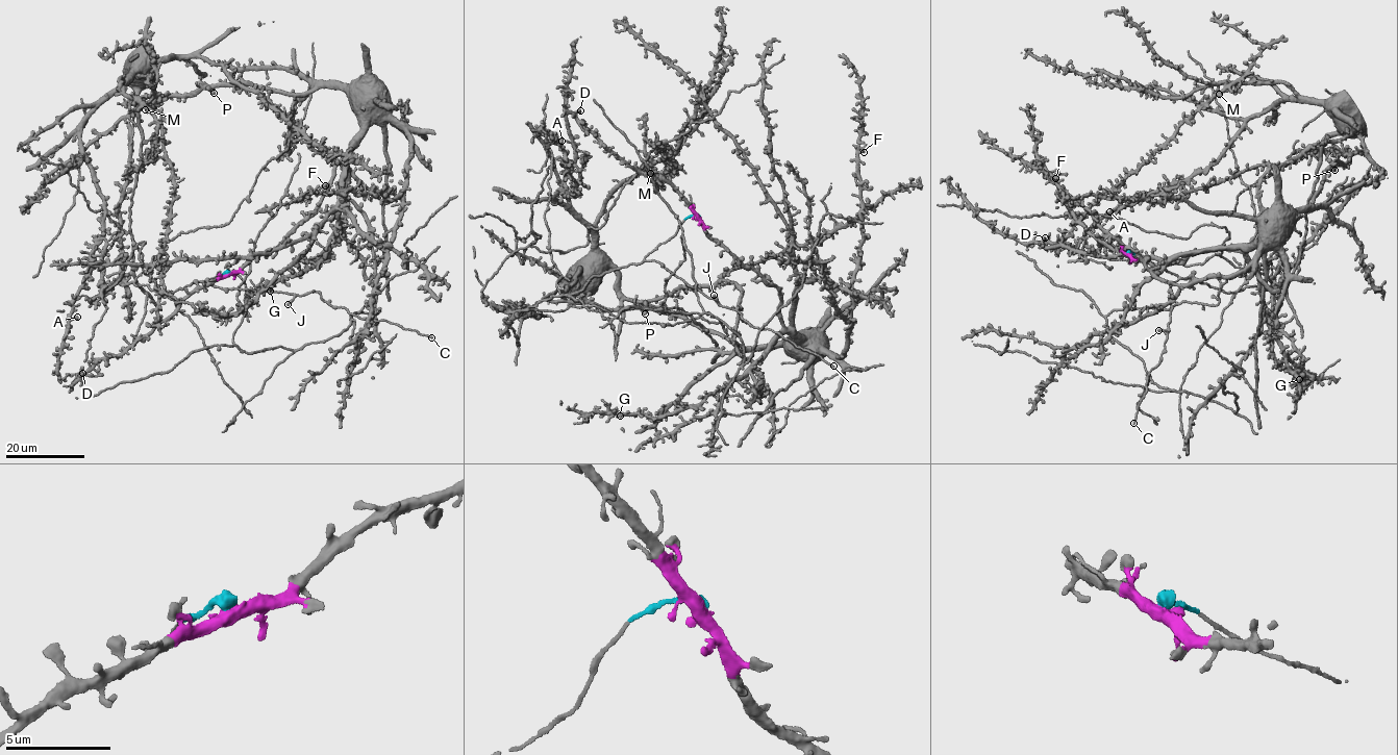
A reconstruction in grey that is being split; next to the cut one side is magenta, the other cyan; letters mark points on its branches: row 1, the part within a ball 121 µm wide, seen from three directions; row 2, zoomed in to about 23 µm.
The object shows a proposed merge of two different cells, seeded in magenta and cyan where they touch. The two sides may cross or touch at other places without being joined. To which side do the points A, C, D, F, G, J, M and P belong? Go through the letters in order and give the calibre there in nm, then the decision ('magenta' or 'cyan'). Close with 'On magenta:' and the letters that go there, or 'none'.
A: 440 nm | cyan
C: 160 nm | cyan
D: 240 nm | magenta
F: 400 nm | magenta
G: 240 nm | magenta
J: 240 nm | cyan
M: 240 nm | cyan
P: 400 nm | magenta
On magenta: D, F, G, P

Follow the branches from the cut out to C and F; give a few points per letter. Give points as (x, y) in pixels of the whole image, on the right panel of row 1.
C: (1128, 253), (1178, 278), (1169, 287), (1172, 308), (1162, 357), (1146, 378), (1146, 393), (1133, 424)
F: (1128, 253), (1163, 266), (1261, 244), (1243, 271), (1187, 284), (1159, 280), (1104, 234), (1055, 178)

